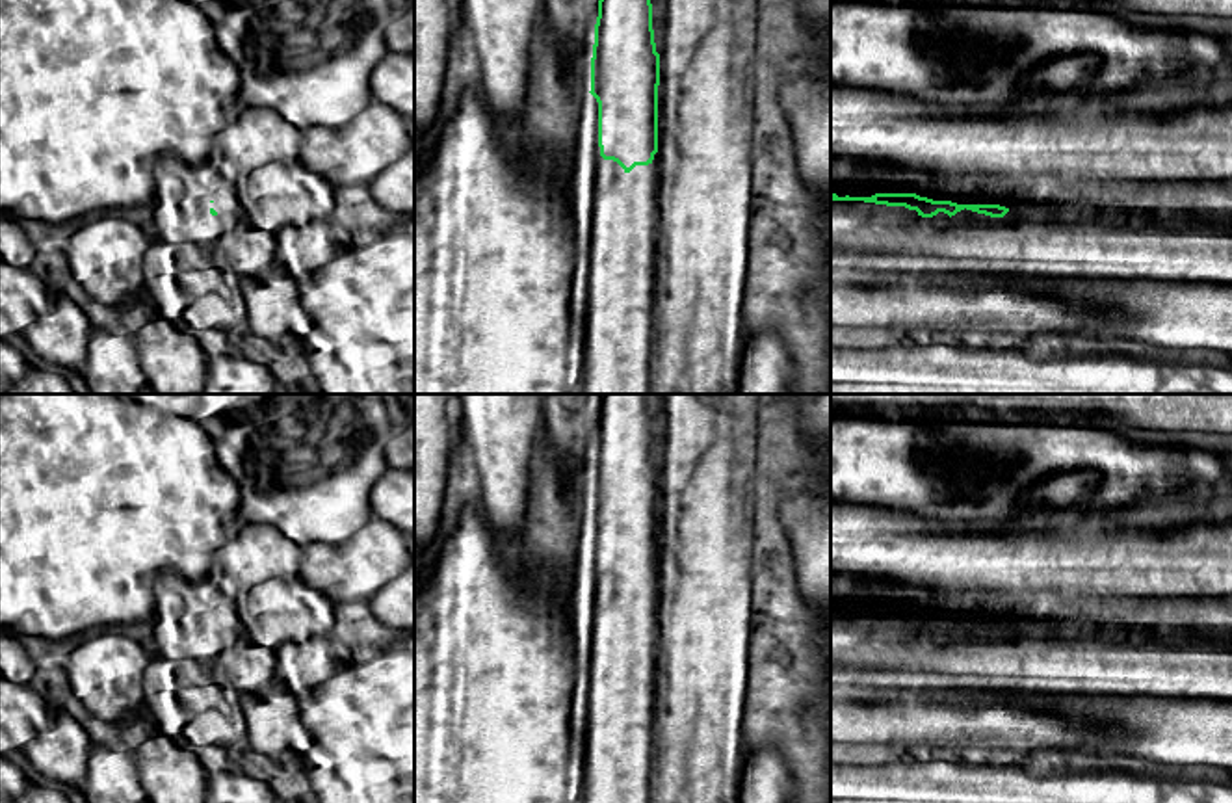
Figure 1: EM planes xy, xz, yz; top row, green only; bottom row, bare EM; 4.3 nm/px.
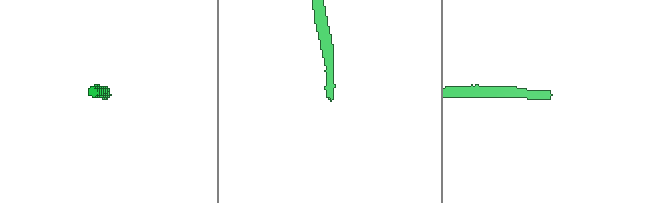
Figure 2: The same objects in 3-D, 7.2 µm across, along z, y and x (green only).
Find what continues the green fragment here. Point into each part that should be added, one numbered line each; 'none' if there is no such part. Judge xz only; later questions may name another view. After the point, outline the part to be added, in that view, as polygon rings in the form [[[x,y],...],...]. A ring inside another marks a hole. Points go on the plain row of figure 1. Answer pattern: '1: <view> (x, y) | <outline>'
1: xz (614, 631) | [[[587,509],[580,522],[578,554],[567,593],[574,678],[570,690],[570,731],[582,764],[582,788],[576,803],[649,803],[654,749],[654,686],[658,641],[658,571],[649,582],[626,589],[604,576],[598,563],[598,519]]]

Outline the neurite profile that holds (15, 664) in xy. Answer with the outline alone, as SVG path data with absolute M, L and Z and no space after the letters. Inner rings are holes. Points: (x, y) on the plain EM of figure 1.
M0 630L0 675L9 682L30 684L35 671L20 638Z

